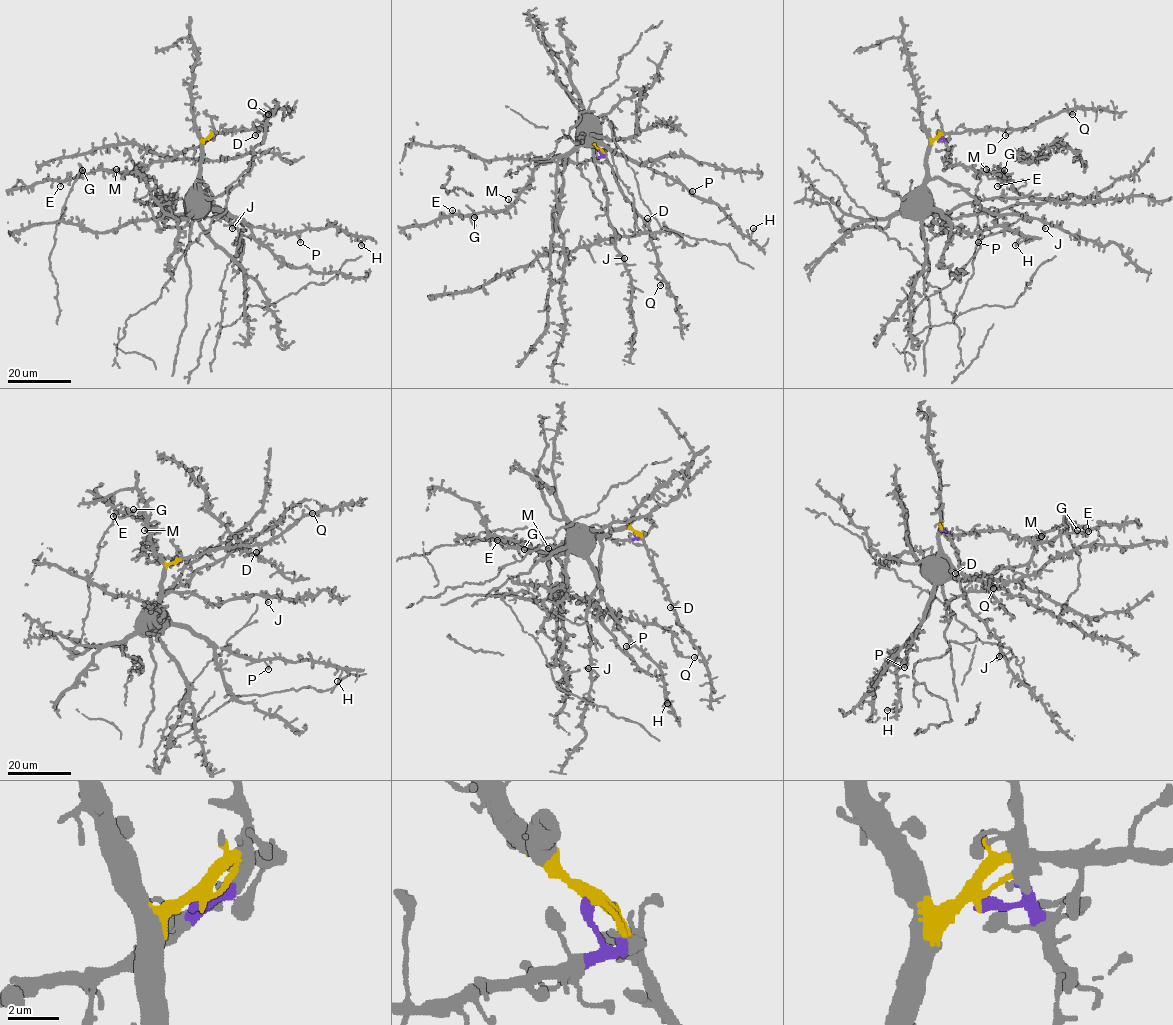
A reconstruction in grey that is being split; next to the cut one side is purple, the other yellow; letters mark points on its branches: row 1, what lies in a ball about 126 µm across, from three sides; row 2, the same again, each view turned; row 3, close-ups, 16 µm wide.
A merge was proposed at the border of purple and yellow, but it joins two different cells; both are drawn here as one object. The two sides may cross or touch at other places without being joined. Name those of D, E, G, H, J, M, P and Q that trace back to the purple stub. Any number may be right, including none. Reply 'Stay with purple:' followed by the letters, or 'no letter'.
Stay with purple: E, G, M

